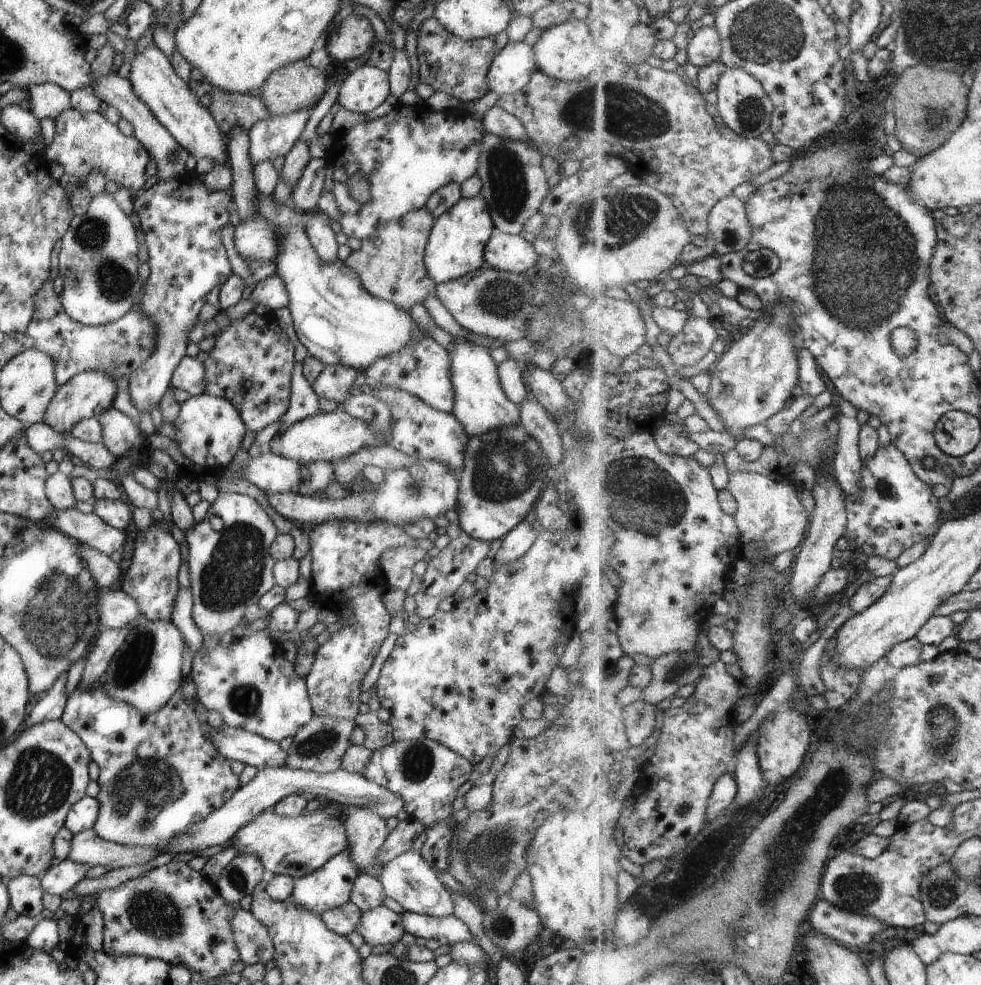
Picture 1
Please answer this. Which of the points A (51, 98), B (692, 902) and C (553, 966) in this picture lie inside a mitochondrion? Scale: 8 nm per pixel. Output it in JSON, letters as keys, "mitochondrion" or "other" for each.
{"A":"other","B":"other","C":"other"}

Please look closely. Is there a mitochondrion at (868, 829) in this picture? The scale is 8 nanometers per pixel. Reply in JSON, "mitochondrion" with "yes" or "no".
{"mitochondrion":"no"}

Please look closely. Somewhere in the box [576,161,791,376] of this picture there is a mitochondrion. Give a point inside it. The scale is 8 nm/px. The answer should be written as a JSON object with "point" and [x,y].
{"point":[732,237]}

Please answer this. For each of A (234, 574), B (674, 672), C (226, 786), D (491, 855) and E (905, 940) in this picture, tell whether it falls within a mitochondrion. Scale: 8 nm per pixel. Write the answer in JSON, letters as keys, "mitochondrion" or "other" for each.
{"A":"mitochondrion","B":"mitochondrion","C":"other","D":"mitochondrion","E":"other"}

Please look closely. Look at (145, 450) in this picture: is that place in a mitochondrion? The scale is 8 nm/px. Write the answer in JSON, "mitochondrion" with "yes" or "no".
{"mitochondrion":"no"}

